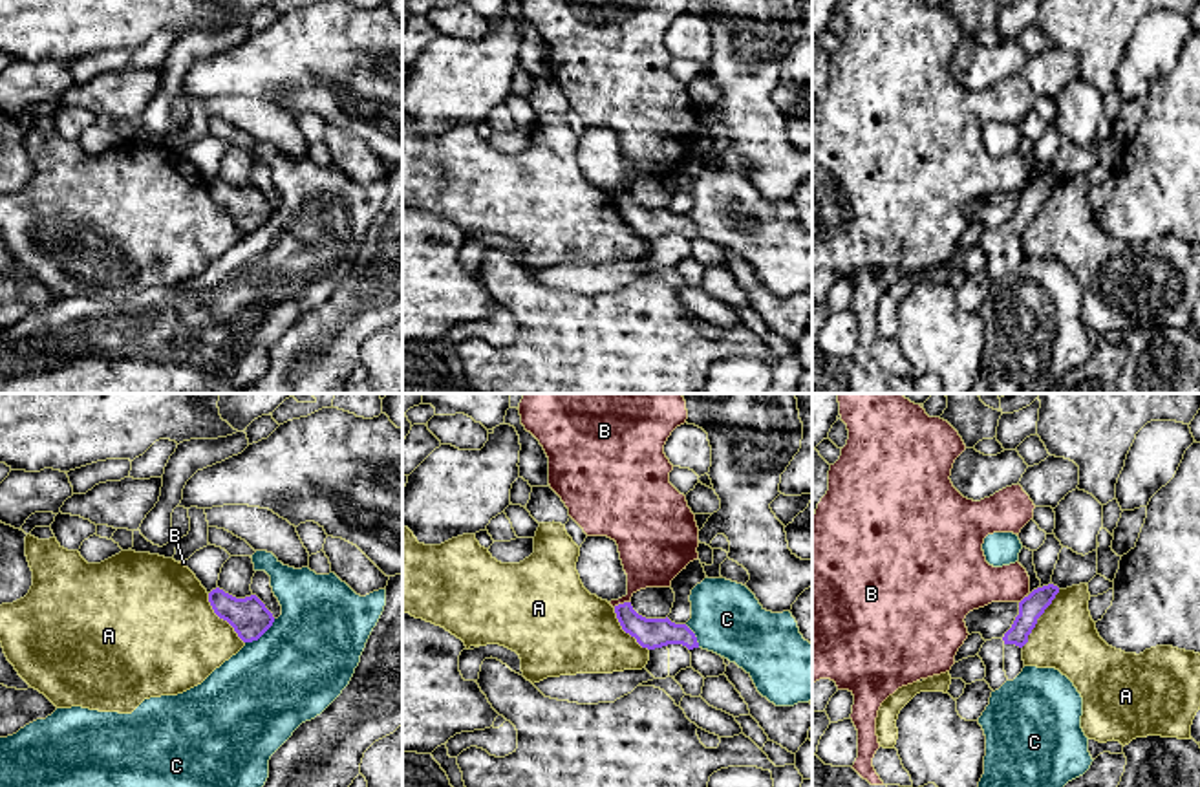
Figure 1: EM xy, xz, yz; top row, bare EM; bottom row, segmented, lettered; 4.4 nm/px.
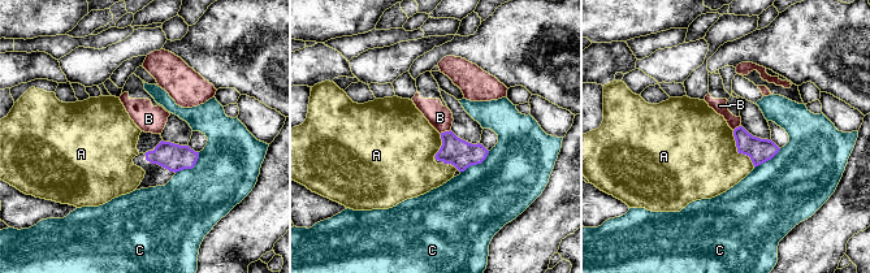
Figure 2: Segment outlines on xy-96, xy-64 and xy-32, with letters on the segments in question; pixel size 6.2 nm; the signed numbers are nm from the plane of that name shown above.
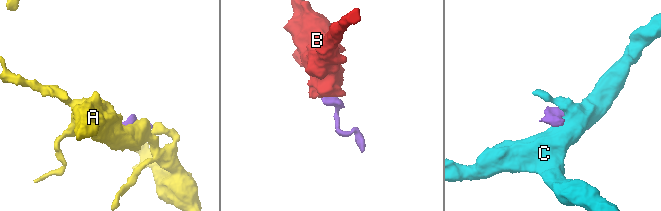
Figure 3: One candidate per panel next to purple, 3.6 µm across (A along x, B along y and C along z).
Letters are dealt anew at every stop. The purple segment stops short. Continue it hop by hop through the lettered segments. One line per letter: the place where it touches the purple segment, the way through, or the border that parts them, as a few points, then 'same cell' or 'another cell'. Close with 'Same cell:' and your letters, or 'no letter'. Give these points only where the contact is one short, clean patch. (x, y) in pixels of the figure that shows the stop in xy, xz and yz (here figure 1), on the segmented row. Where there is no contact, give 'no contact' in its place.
A: contact yz (1038, 617); another cell
B: contact xz (621, 604); border xz (630, 601), (613, 606); another cell
C: contact xy (260, 636); another cell
Same cell: no letter

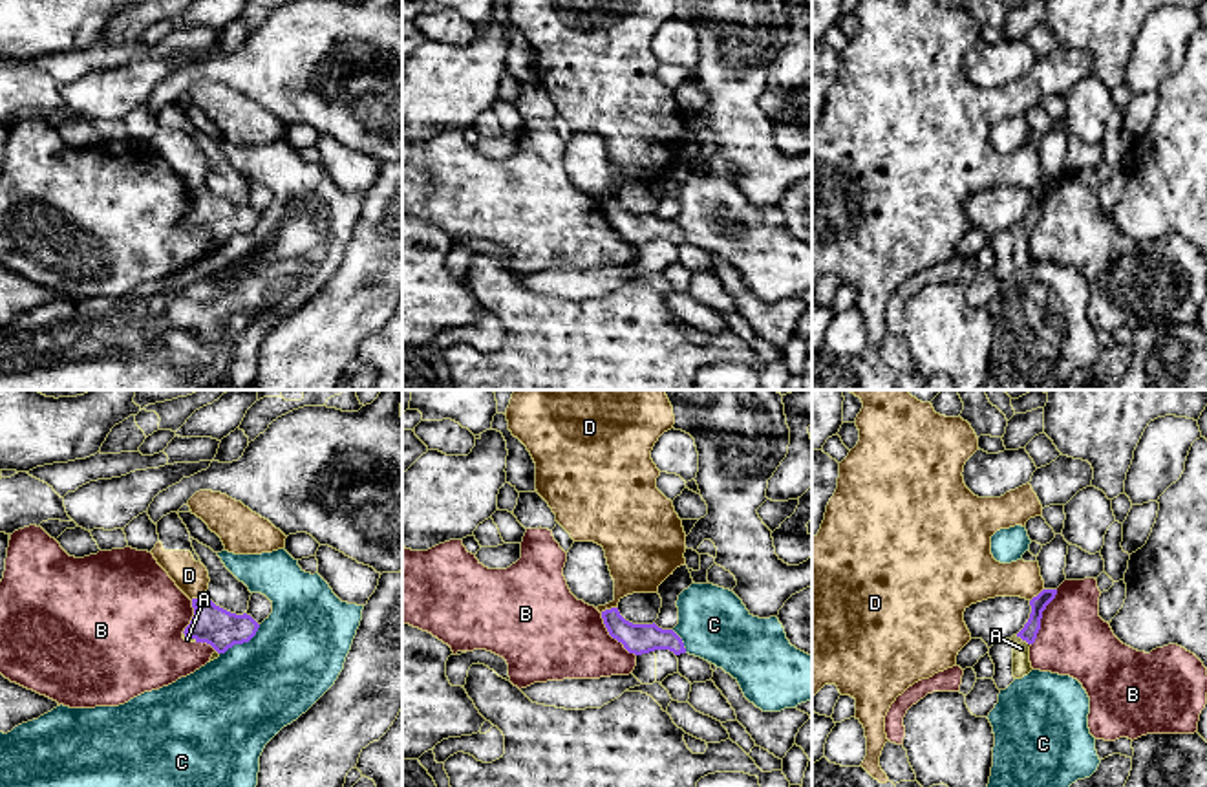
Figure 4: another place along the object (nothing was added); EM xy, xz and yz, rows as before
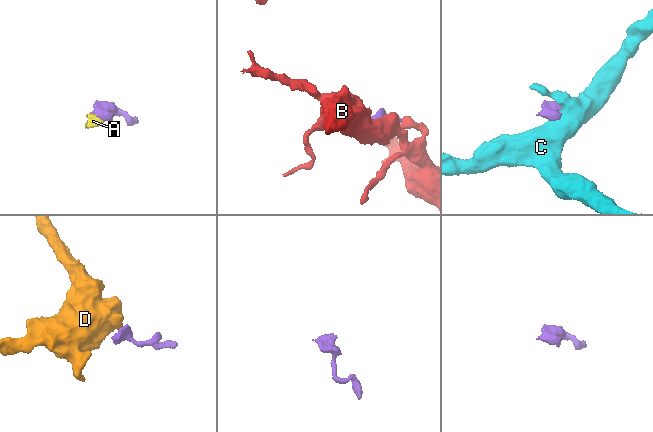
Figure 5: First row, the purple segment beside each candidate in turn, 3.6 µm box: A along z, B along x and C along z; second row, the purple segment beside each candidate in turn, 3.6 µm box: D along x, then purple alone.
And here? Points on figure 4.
A: contact yz (1023, 639); same cell
B: contact yz (1041, 617); another cell
C: contact xy (242, 643); another cell
D: contact xz (608, 610); border xz (617, 606), (600, 612); another cell
Same cell: A

